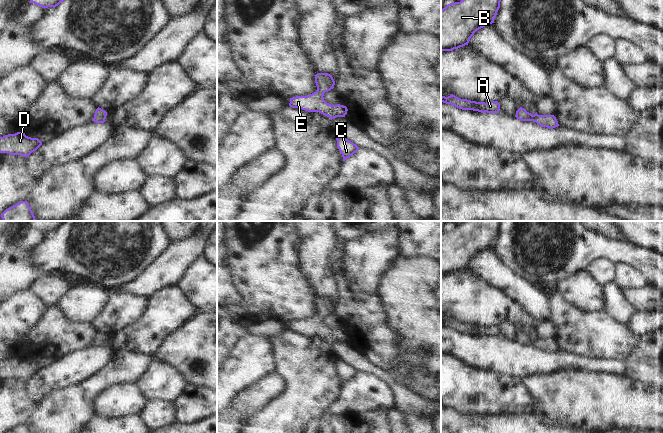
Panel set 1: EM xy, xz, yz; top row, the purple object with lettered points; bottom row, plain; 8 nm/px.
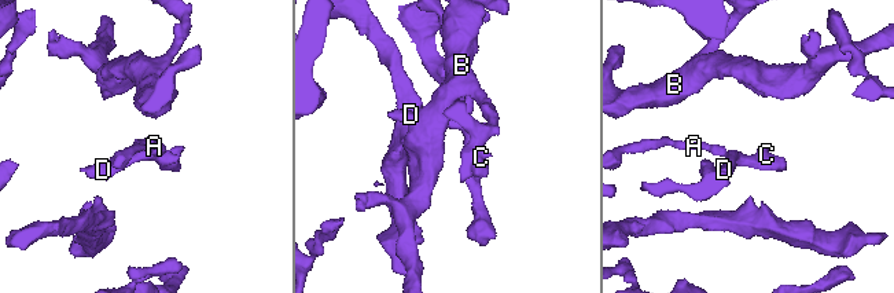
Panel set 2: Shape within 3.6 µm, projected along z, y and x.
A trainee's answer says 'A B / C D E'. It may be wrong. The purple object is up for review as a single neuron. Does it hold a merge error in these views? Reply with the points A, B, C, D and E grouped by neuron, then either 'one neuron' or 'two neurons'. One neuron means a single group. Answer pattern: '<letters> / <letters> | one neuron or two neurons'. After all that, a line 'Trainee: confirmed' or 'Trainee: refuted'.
A B C D E | one neuron
Trainee: refuted

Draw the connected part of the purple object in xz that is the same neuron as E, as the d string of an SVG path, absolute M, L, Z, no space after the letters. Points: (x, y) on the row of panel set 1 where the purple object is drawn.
M317 73L315 75L317 91L307 96L296 96L290 98L289 106L299 108L308 112L319 112L331 120L336 117L345 117L347 107L337 104L331 105L324 100L324 93L334 88L335 81L328 73Z

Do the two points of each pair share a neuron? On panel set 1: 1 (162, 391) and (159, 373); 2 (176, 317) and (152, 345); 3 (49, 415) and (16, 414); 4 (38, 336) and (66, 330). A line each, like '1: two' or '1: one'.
1: one
2: one
3: two
4: one

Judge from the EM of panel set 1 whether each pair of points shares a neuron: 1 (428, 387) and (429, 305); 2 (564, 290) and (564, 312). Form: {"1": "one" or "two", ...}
{"1": "two", "2": "two"}

